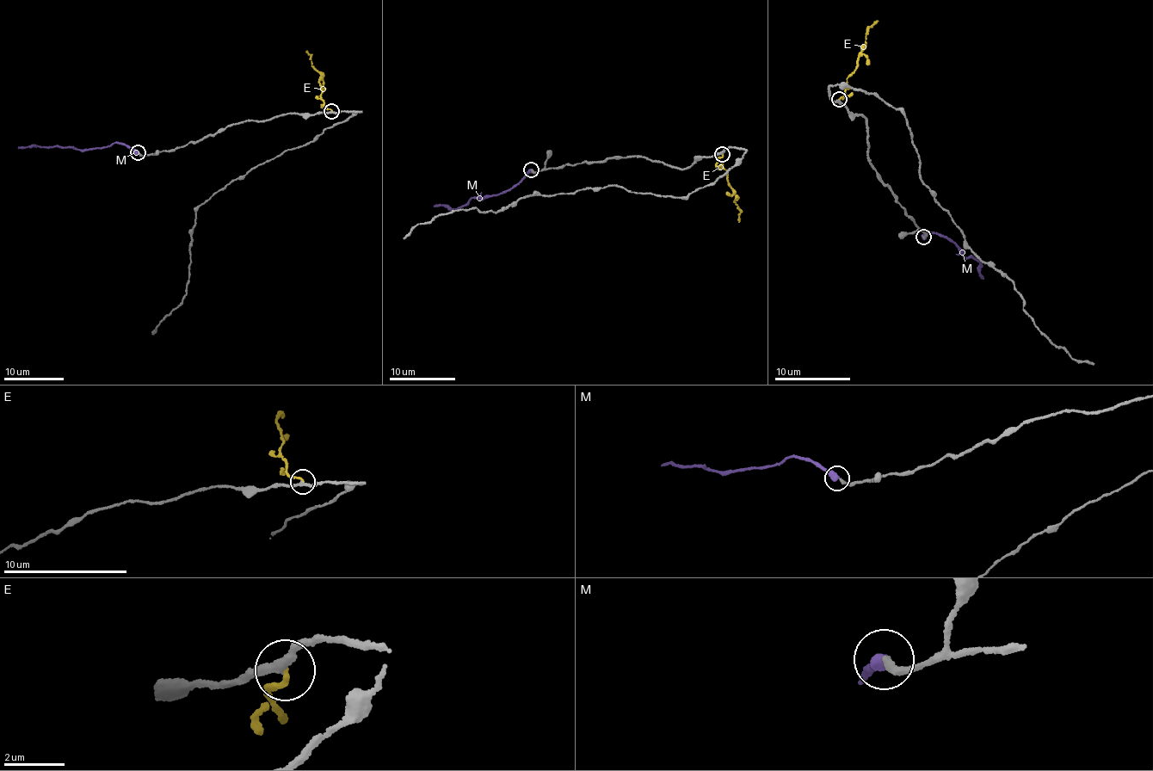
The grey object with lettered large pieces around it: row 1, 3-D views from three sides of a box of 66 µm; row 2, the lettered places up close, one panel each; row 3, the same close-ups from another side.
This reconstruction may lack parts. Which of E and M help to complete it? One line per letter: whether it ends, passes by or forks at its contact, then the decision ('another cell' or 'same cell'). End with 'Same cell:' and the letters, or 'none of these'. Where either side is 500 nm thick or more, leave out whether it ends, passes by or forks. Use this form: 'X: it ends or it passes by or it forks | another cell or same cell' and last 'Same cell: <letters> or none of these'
E: it ends | another cell
M: it ends | same cell
Same cell: M

